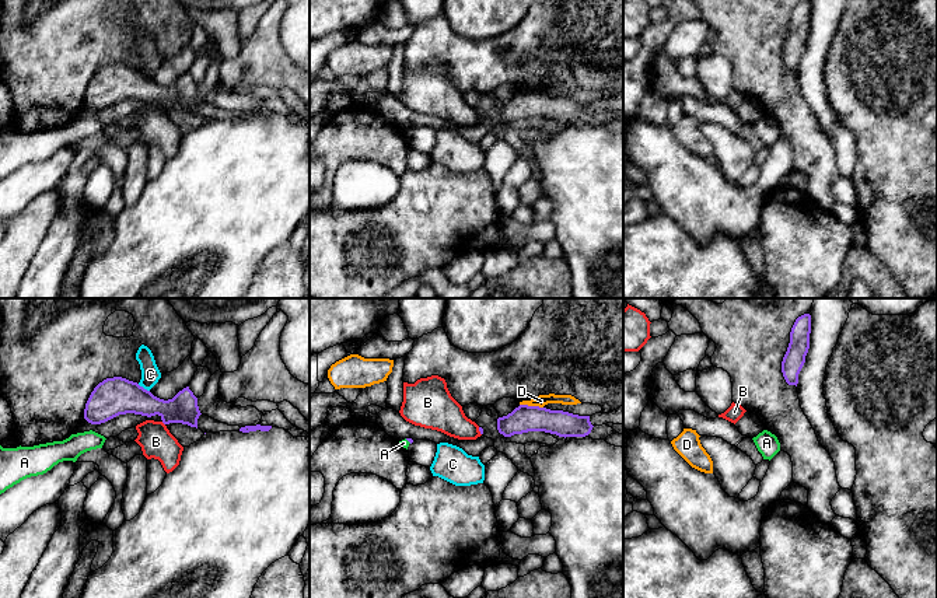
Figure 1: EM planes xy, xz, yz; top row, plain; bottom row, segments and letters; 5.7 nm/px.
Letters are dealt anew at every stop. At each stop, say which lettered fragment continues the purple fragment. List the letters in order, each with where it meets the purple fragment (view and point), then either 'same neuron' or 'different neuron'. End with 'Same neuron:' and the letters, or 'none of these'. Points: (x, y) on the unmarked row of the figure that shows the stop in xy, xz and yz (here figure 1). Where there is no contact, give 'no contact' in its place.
A: xz (408, 126) | different neuron
B: xz (479, 116) | different neuron
C: xy (142, 73) | different neuron
D: xz (531, 93) | different neuron
Same neuron: none of these

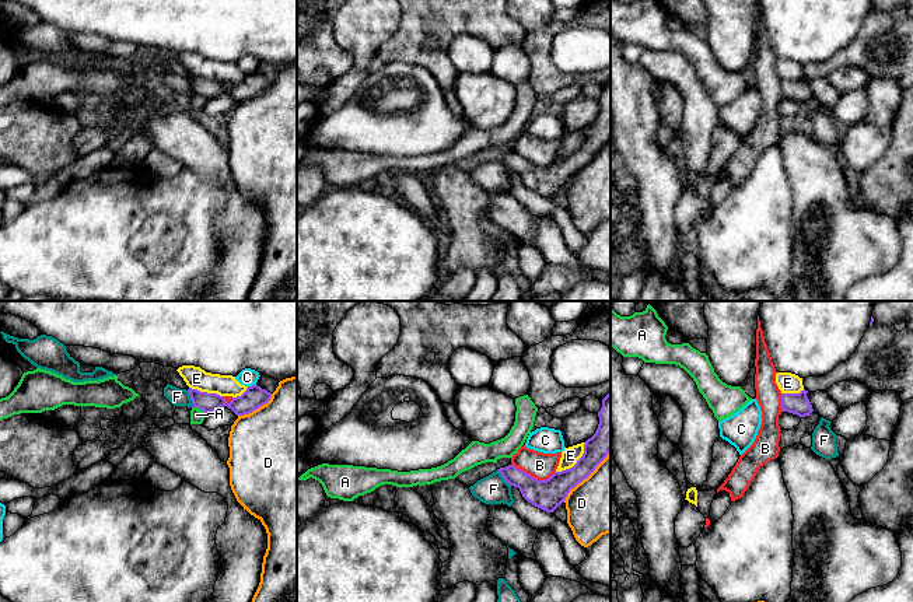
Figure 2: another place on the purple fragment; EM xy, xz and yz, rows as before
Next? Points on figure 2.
A: xy (200, 95) | different neuron
B: xz (534, 164) | different neuron
C: xy (252, 72) | different neuron
D: xz (586, 164) | different neuron
E: xz (577, 149) | different neuron
F: xz (503, 163) | different neuron
Same neuron: none of these

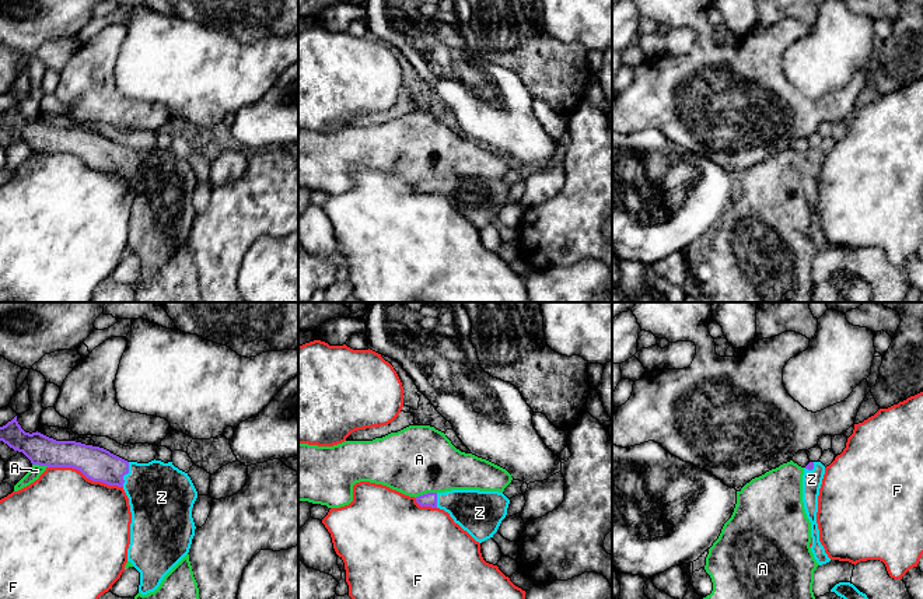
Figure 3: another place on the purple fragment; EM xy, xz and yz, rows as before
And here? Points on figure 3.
A: xz (425, 181) | different neuron
F: xy (86, 163) | different neuron
Z: xy (125, 160) | same neuron
Same neuron: Z

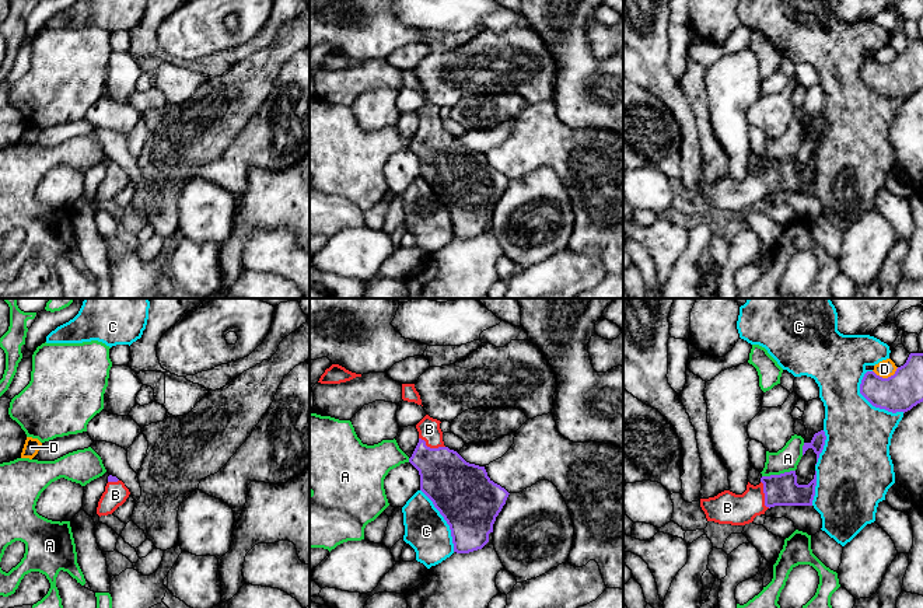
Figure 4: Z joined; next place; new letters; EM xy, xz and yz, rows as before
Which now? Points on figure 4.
A: yz (778, 161) | different neuron
B: xz (432, 135) | same neuron
C: yz (871, 90) | different neuron
D: yz (885, 65) | different neuron
Same neuron: B

